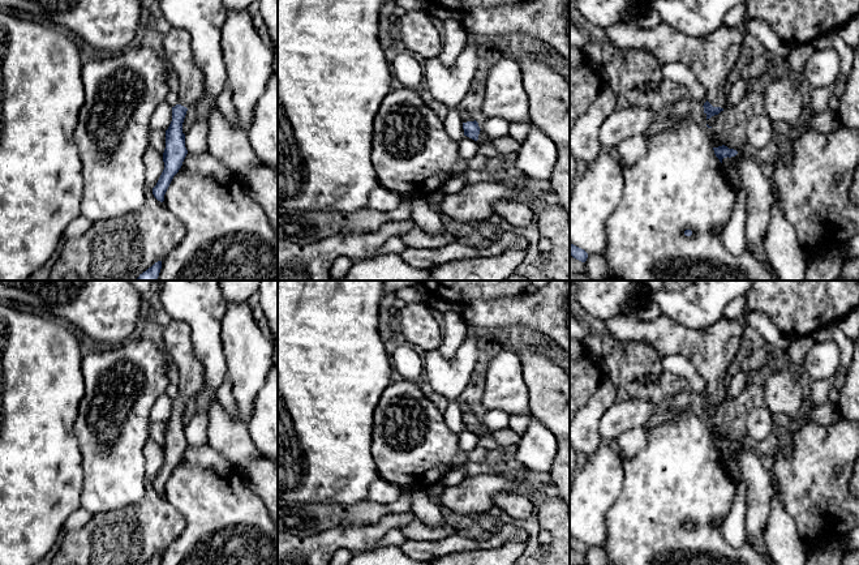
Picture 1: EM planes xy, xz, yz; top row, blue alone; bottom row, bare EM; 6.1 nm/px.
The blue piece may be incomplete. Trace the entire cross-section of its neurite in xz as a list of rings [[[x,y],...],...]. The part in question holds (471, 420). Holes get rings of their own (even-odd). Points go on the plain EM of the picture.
[[[476,412],[463,415],[463,421],[464,421],[464,428],[477,433],[478,436],[486,435],[494,438],[499,446],[516,446],[521,438],[521,436],[514,432],[510,427],[494,432],[482,428],[480,425],[481,421]]]

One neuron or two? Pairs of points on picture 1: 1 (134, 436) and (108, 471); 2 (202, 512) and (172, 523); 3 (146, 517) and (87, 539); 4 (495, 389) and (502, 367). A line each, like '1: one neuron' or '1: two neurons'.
1: one neuron
2: two neurons
3: one neuron
4: one neuron

